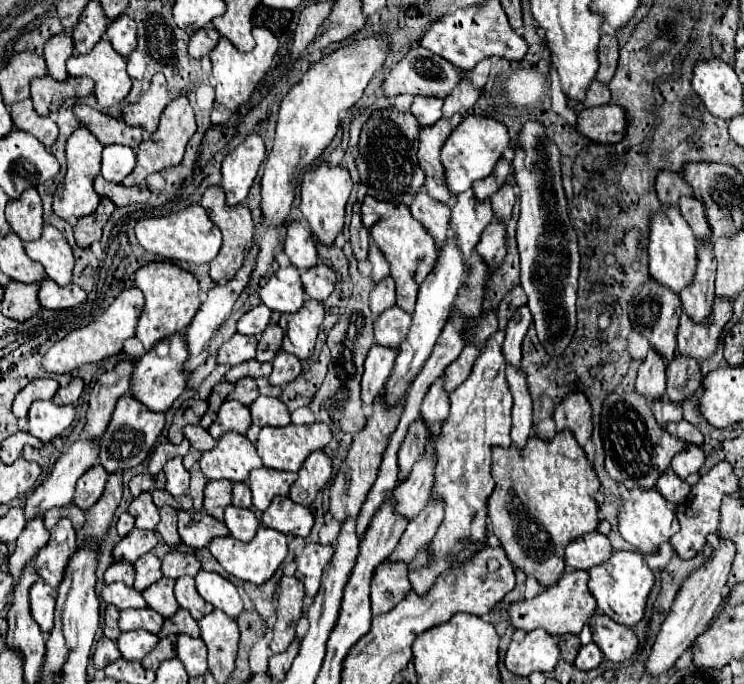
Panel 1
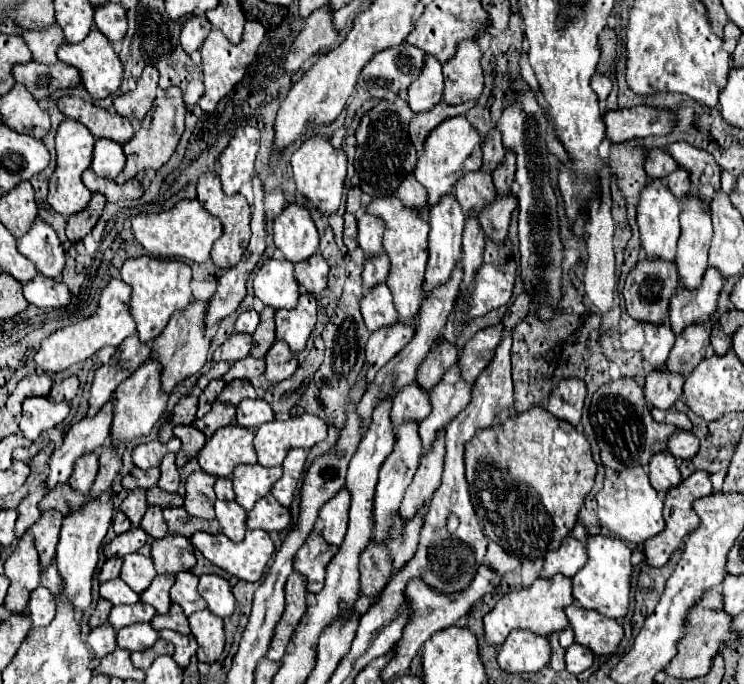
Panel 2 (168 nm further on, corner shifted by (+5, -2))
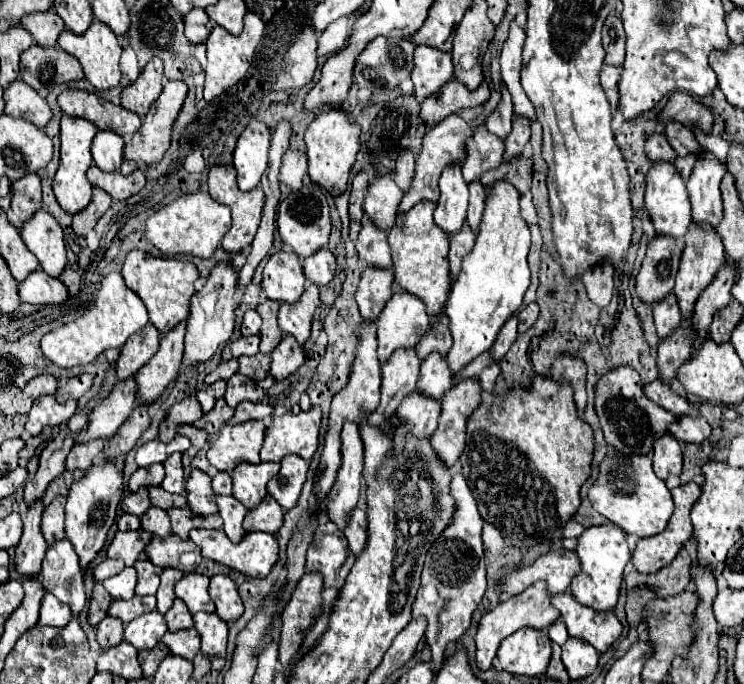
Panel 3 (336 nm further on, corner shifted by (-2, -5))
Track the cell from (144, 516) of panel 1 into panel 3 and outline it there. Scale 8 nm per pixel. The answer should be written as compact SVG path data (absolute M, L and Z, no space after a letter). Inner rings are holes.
M139 488L137 492L125 496L123 504L121 504L121 510L127 512L127 514L133 514L133 516L143 516L147 510L151 508L151 502L149 502L149 494L147 494L147 488Z

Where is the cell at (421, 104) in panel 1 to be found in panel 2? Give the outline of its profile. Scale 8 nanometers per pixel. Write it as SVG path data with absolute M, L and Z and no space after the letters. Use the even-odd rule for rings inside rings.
M426 55L420 75L408 87L408 105L414 113L432 109L444 93L442 65L432 55Z

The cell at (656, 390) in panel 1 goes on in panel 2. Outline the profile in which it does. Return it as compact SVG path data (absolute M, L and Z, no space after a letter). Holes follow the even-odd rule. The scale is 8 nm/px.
M646 323L644 325L646 343L642 347L642 355L648 367L664 367L664 361L668 359L668 353L674 345L674 333L670 329L670 323Z

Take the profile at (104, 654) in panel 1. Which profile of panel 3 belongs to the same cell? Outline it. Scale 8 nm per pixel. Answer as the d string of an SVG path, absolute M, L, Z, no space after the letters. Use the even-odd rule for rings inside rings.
M111 616L103 618L95 630L97 630L97 642L103 650L119 646L123 640L123 622L117 618L111 618Z

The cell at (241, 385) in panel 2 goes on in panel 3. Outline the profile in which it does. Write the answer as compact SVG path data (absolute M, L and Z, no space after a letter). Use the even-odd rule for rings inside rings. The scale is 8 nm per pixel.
M235 374L235 376L231 376L231 378L227 380L225 402L227 402L231 408L237 408L237 404L243 402L243 400L261 402L263 396L265 396L263 388L261 388L255 380L251 380L251 378L243 376L243 374Z

